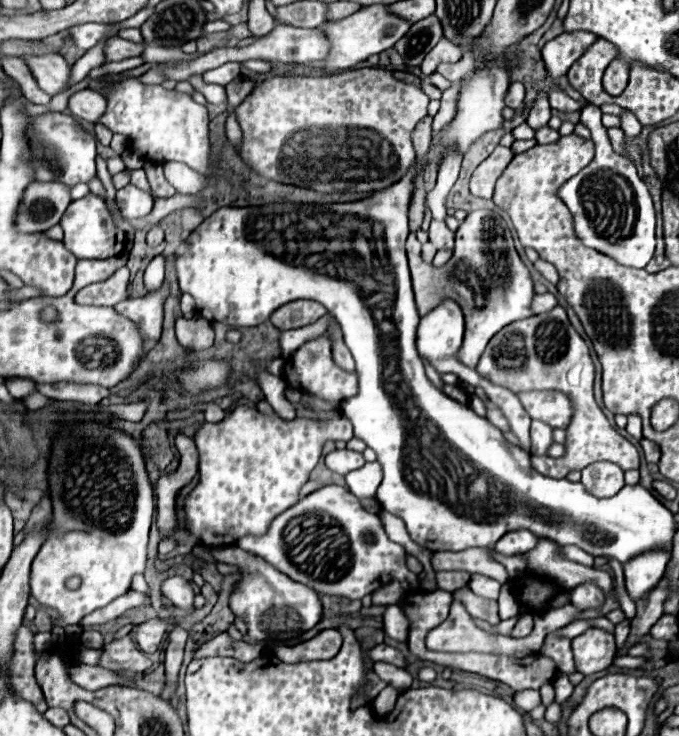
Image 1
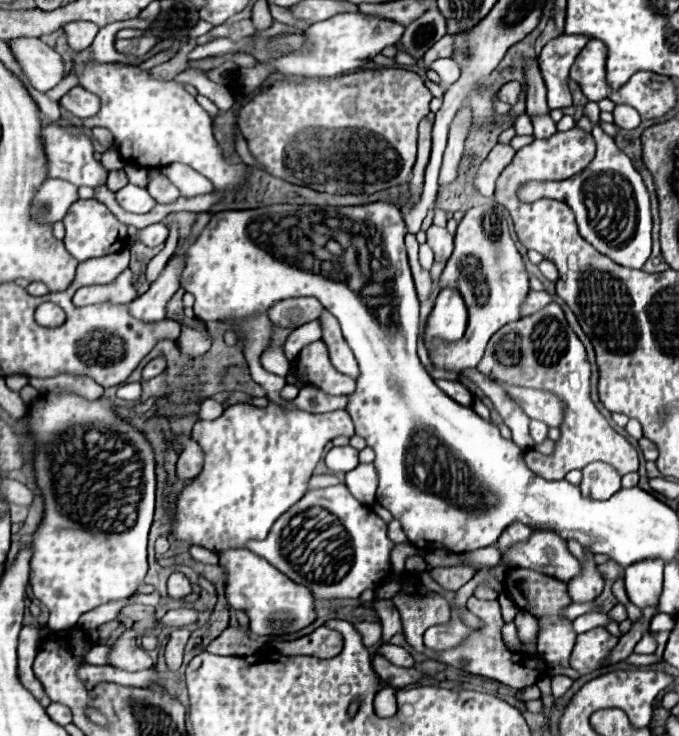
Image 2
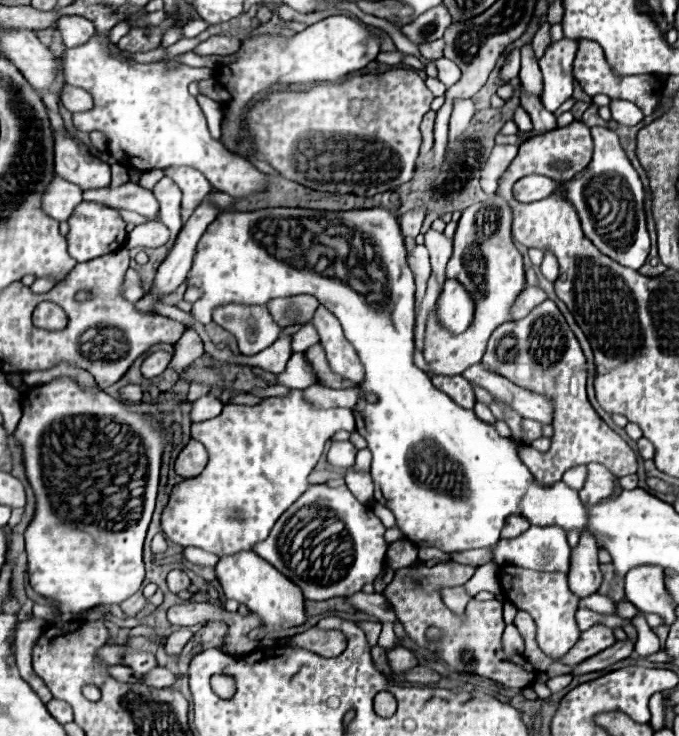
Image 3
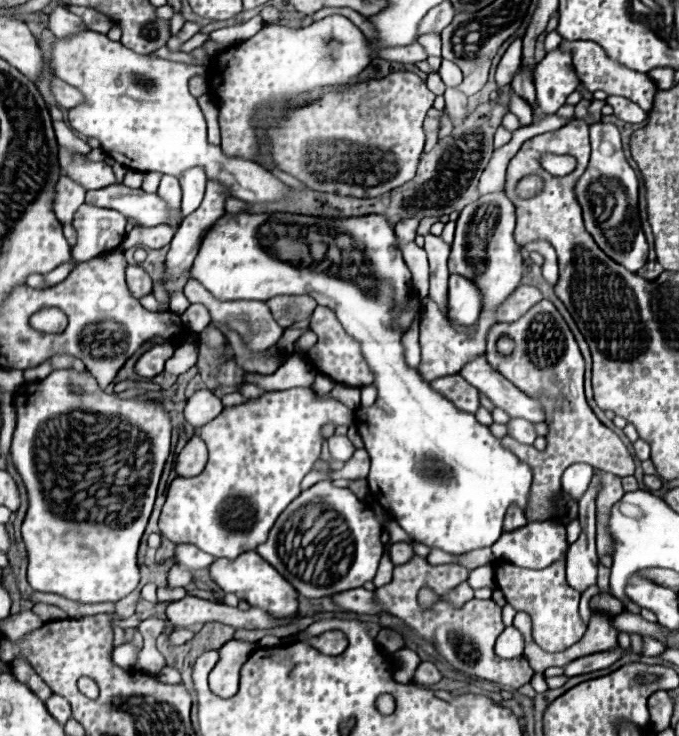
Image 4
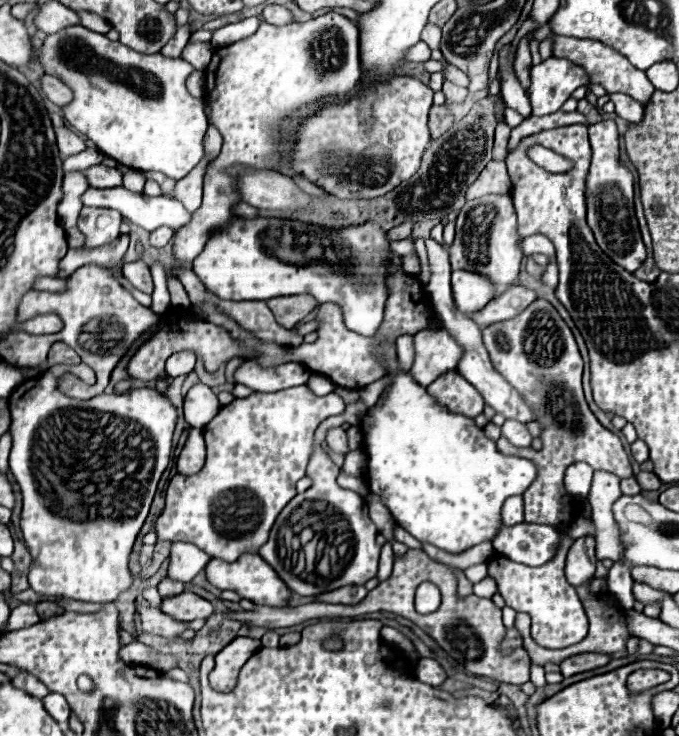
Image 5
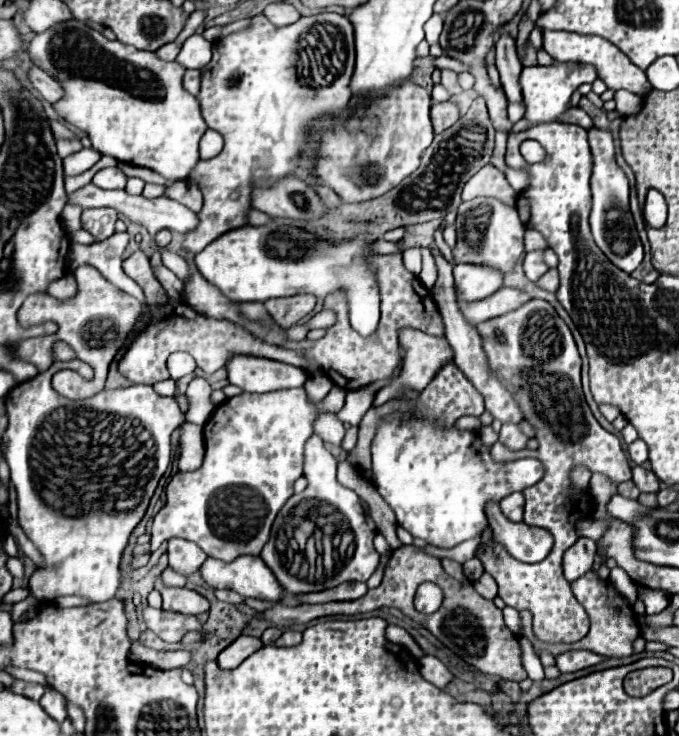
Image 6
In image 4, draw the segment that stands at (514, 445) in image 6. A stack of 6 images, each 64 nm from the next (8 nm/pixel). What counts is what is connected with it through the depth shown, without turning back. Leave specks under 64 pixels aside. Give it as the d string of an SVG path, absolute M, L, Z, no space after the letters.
M510 420L508 436L516 438L522 444L532 444L536 440L536 430L534 430L534 424L530 424L528 420Z

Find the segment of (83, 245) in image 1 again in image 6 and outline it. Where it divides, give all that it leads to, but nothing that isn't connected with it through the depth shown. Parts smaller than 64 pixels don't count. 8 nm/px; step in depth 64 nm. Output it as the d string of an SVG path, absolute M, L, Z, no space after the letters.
M86 208L82 212L82 228L90 232L96 242L102 242L116 232L116 220L118 212L112 208Z

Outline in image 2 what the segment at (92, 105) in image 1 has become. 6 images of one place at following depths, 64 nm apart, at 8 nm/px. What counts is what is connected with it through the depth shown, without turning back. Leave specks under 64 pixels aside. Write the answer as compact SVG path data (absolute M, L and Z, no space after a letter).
M76 86L66 96L62 96L60 104L70 110L78 118L90 118L100 112L100 100L92 92L86 92L84 88Z

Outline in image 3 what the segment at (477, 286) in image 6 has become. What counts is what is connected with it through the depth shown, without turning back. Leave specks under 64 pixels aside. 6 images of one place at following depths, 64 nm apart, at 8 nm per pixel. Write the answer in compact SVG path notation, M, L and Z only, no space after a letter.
M444 282L444 290L436 304L436 316L440 326L450 334L462 334L470 326L474 316L474 302L460 282Z

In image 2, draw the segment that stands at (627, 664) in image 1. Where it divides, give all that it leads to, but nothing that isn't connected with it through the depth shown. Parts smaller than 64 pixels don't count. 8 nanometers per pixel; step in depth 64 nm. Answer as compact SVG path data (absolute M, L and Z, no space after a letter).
M632 654L632 656L628 656L628 658L626 658L626 662L628 662L628 664L632 664L632 666L646 666L646 664L654 664L661 660L662 658L654 656L654 654L650 655Z

